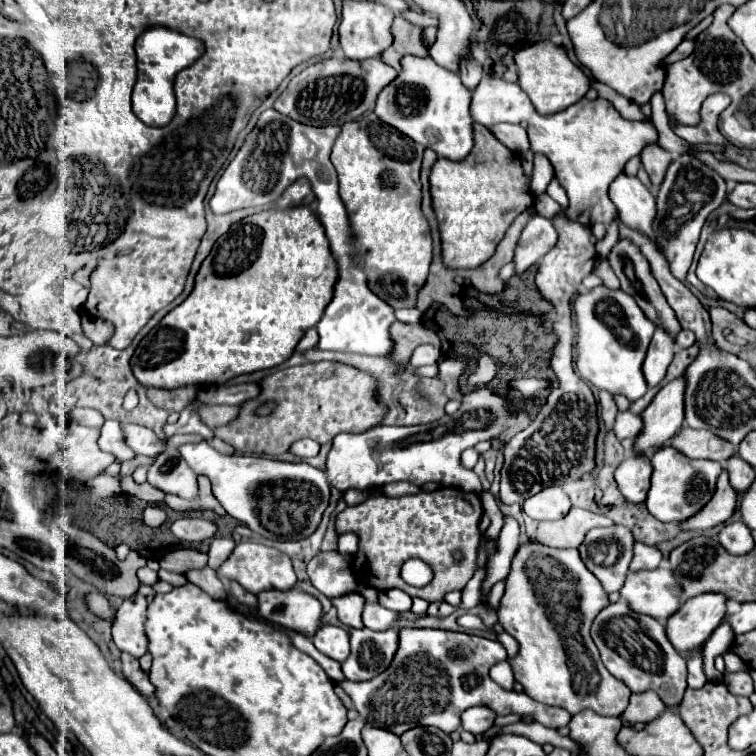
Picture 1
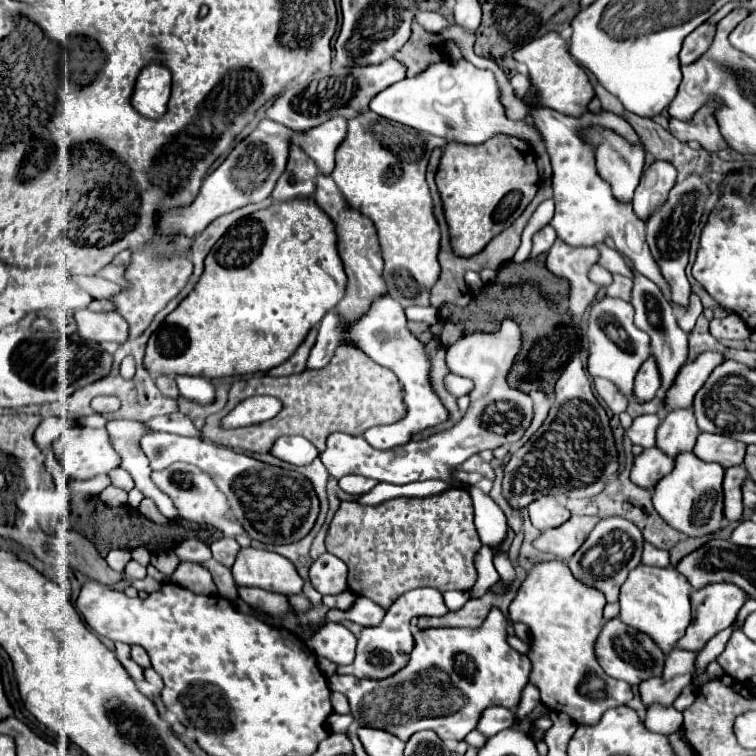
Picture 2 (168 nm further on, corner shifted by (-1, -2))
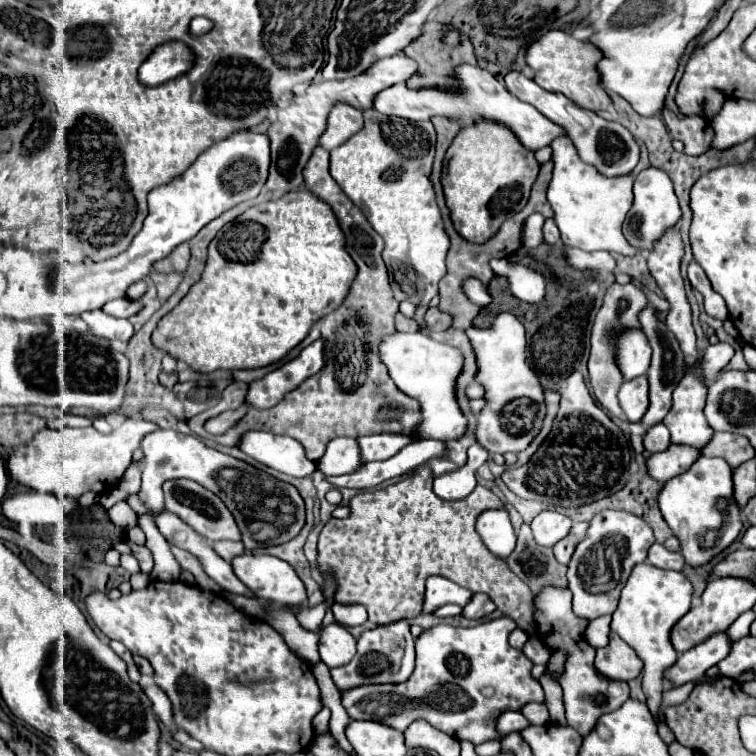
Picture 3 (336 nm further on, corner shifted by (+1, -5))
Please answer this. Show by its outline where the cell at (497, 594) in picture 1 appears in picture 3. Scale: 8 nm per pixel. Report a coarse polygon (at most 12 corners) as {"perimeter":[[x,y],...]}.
{"perimeter":[[505,509],[477,517],[485,547],[507,561],[515,549],[515,531]]}

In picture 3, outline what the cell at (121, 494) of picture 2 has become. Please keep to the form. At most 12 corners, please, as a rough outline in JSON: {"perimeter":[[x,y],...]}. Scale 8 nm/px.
{"perimeter":[[119,501],[109,509],[115,525],[131,529],[137,525],[137,513]]}

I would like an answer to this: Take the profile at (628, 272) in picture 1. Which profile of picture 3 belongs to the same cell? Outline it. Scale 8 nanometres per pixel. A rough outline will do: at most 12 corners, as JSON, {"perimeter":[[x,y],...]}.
{"perimeter":[[659,311],[639,315],[653,349],[645,429],[671,409],[683,377],[683,351]]}

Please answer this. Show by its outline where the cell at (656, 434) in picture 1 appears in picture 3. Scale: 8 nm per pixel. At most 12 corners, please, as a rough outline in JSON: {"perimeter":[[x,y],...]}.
{"perimeter":[[709,345],[701,359],[701,377],[713,381],[731,361],[733,347]]}

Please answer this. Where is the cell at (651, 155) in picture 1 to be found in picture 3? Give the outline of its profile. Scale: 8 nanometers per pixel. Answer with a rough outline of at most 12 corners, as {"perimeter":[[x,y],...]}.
{"perimeter":[[649,167],[635,177],[623,223],[633,247],[649,251],[681,219],[673,183]]}

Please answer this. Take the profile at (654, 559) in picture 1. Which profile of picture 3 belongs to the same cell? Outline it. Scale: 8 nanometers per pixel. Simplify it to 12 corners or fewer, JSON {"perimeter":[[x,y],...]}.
{"perimeter":[[663,545],[649,547],[647,563],[661,569],[683,569],[681,553]]}

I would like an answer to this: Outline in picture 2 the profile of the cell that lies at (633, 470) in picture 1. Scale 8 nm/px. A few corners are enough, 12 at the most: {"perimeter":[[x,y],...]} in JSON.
{"perimeter":[[659,448],[635,458],[631,480],[641,488],[655,484],[671,470],[673,458]]}

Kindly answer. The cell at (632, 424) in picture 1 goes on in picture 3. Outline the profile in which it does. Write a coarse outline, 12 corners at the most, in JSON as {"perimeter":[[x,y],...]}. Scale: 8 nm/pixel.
{"perimeter":[[663,423],[649,427],[643,445],[649,453],[671,445]]}

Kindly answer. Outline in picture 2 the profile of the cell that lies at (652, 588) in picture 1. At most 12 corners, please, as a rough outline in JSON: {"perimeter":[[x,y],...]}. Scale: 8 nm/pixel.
{"perimeter":[[639,564],[619,620],[671,652],[691,622],[691,584]]}

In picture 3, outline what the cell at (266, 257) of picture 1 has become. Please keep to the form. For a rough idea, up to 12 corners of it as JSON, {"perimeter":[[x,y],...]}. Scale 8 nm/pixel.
{"perimeter":[[311,191],[215,235],[153,345],[197,373],[273,365],[357,267]]}

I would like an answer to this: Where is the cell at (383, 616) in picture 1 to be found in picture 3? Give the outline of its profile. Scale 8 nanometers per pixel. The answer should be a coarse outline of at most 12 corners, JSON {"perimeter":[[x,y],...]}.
{"perimeter":[[335,603],[335,621],[345,627],[363,625],[367,611],[363,605]]}

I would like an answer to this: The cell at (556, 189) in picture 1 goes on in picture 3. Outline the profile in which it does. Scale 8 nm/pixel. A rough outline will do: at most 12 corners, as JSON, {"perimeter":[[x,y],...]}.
{"perimeter":[[533,213],[524,223],[522,243],[535,248],[543,241],[545,218]]}

